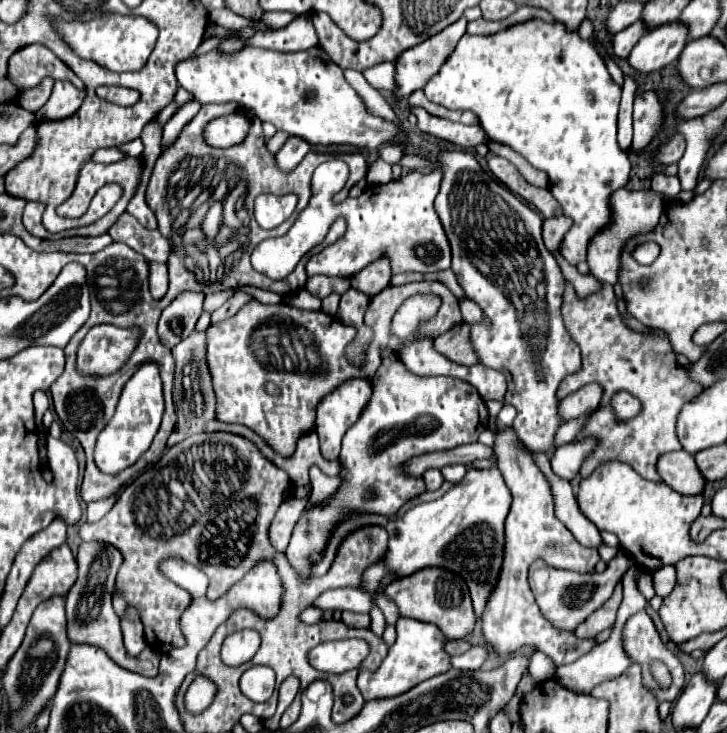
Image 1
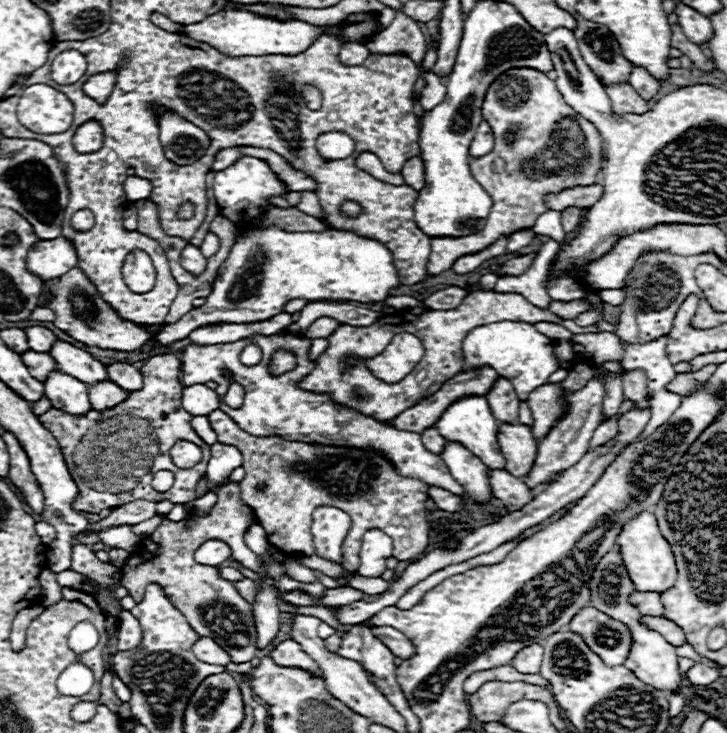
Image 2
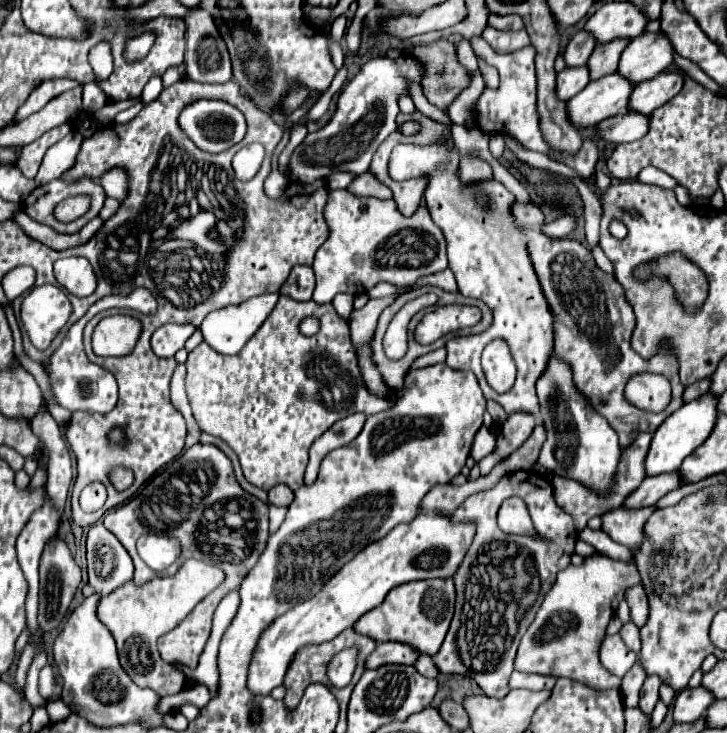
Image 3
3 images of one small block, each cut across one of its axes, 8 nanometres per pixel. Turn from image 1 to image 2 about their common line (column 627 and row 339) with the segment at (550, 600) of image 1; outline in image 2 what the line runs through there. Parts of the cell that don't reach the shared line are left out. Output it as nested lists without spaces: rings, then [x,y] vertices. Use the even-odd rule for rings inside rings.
[[[536,322],[534,326],[536,326],[538,332],[542,332],[544,336],[552,338],[552,340],[558,342],[558,344],[562,344],[562,342],[570,342],[572,332],[566,330],[566,328],[562,328],[560,324],[552,324],[552,322]]]

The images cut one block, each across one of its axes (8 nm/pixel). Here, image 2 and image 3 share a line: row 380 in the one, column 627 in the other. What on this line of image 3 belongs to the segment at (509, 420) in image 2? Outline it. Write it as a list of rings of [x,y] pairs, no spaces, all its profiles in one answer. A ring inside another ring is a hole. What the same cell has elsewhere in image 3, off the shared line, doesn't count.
[[[660,474],[654,478],[646,478],[626,500],[624,500],[624,508],[646,508],[646,506],[654,506],[656,500],[660,500],[666,492],[678,488],[680,482],[674,474]]]

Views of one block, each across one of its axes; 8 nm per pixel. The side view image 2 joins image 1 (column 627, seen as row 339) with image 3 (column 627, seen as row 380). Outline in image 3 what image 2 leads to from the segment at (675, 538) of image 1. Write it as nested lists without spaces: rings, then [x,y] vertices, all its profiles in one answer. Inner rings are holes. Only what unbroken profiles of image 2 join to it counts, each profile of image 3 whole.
[[[616,508],[602,516],[602,530],[618,544],[628,548],[638,546],[642,542],[642,526],[650,518],[654,508],[640,508],[640,510],[624,510]]]

